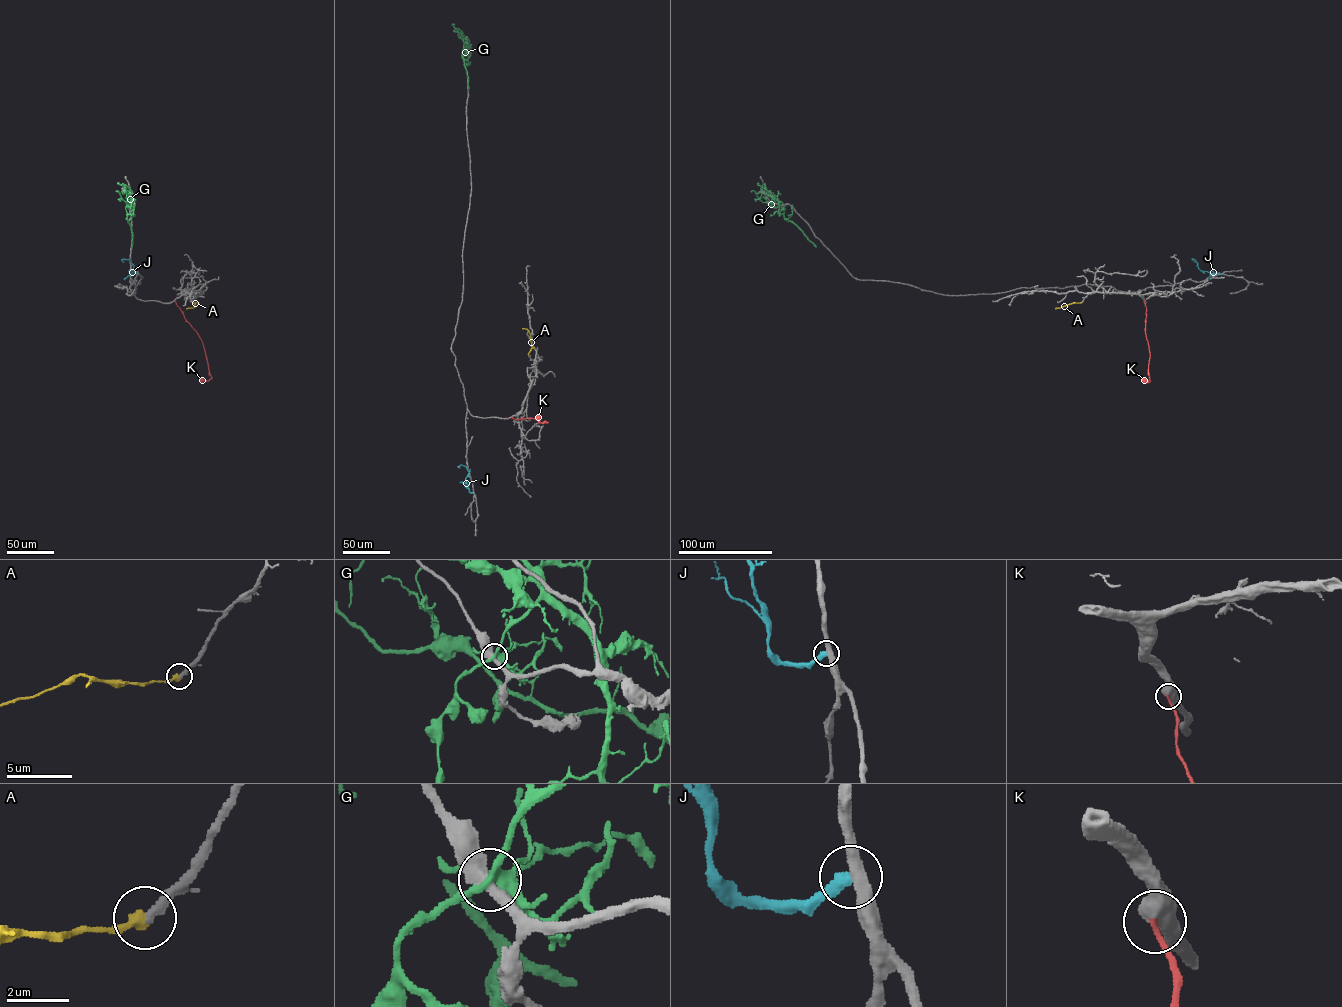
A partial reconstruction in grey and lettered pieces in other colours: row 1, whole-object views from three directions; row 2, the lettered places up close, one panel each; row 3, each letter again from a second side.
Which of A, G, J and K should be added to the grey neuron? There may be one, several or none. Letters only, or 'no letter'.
K

